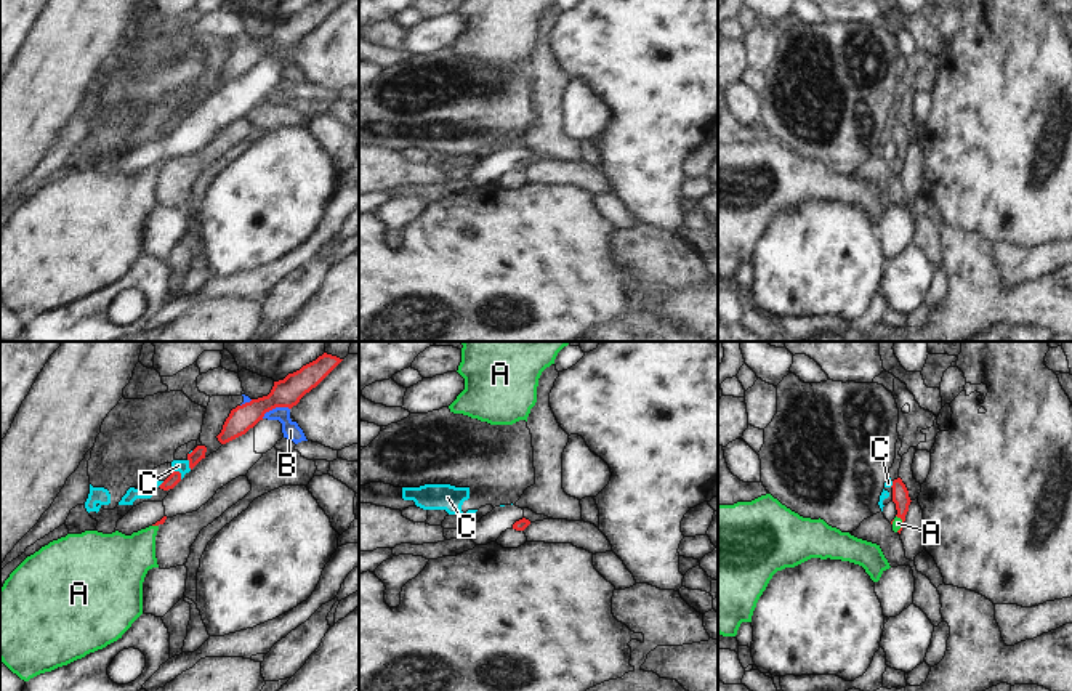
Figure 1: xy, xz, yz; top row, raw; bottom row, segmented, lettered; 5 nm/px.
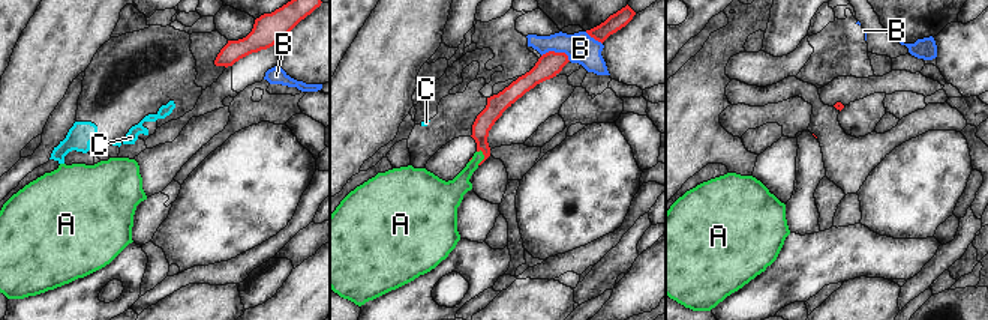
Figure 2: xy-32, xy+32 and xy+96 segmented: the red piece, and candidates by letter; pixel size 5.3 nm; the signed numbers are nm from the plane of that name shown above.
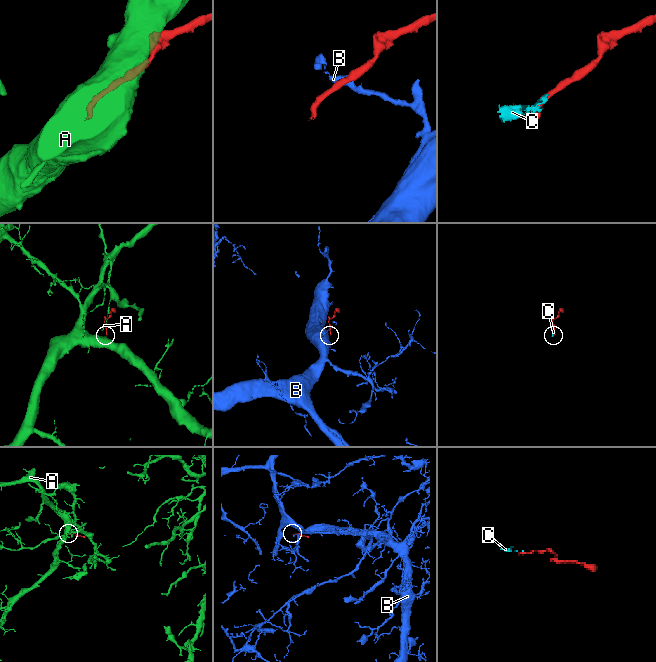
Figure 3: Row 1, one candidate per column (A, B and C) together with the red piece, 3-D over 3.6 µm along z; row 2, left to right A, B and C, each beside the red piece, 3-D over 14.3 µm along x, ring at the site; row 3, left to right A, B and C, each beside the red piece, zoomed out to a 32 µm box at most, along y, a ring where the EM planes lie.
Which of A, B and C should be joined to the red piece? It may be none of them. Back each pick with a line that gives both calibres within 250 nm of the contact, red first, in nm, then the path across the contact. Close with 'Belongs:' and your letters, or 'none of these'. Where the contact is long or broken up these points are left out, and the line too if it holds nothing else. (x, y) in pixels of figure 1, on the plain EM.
A: Thickness 80 nm (red) against 50 nm. Path across: yz (901, 138), (901, 159), (898, 164)
Belongs: A.

